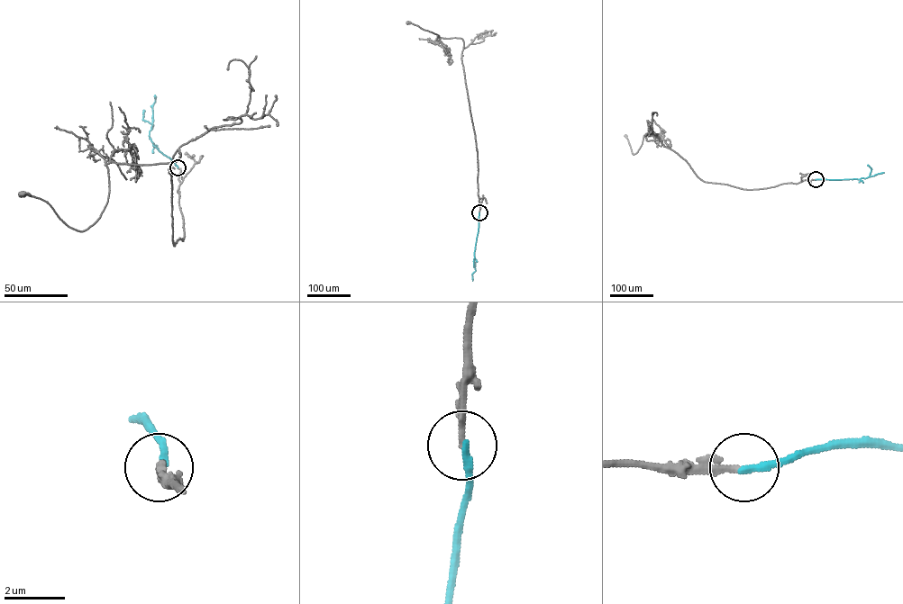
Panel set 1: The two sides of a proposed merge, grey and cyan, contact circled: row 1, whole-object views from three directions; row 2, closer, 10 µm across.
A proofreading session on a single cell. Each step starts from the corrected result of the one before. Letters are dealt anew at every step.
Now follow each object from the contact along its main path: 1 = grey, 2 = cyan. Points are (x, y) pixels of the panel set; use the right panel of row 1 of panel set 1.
1: (816, 179), (751, 189), (706, 182), (659, 139), (648, 140), (644, 135), (633, 154), (625, 136)
2: (816, 179), (860, 179), (883, 172)

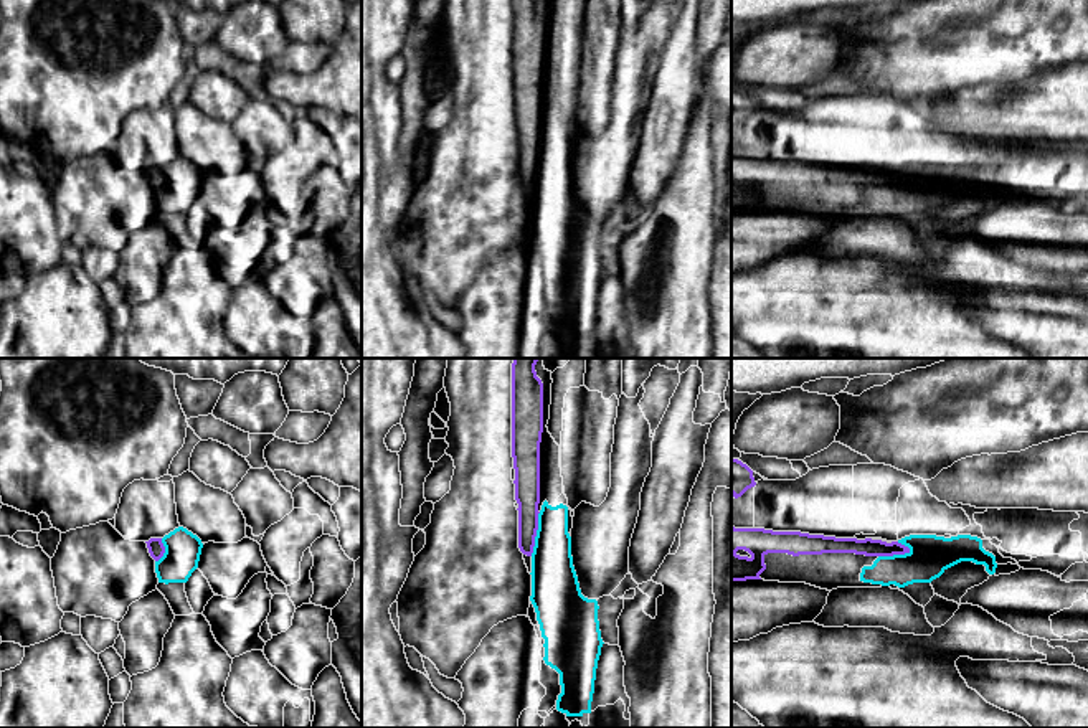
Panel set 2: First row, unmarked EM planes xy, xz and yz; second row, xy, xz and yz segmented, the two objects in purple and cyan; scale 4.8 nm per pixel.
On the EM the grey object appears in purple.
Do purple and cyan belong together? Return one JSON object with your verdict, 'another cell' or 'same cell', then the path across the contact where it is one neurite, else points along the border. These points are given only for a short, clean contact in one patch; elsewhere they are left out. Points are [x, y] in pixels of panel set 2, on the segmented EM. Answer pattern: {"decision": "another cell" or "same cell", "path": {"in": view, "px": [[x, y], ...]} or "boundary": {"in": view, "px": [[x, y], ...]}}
{"decision": "same cell", "path": {"in": "yz", "px": [[867, 547], [894, 553], [930, 555]]}}

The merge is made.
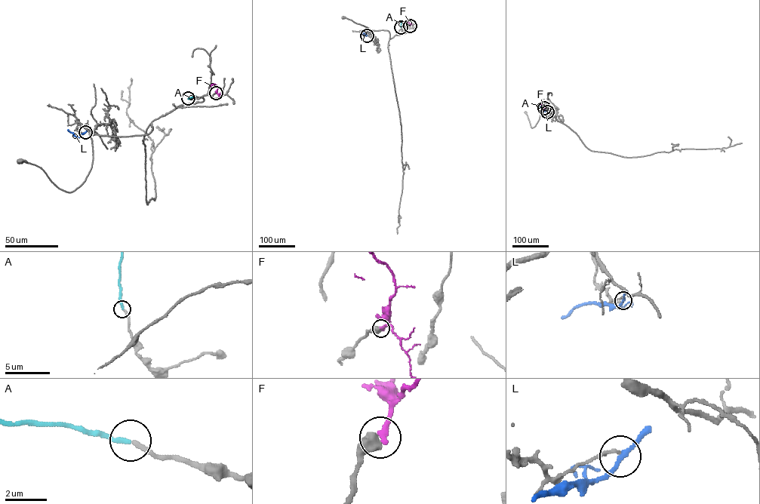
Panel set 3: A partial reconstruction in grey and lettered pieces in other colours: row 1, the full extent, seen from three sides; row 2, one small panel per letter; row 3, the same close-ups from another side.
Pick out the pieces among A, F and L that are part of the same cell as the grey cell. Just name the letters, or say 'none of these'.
A

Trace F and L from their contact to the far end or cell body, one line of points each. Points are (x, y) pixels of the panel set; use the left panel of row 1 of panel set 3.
F: (216, 93), (217, 87), (214, 84), (210, 85), (211, 89)
L: (85, 132), (78, 137), (68, 129)

